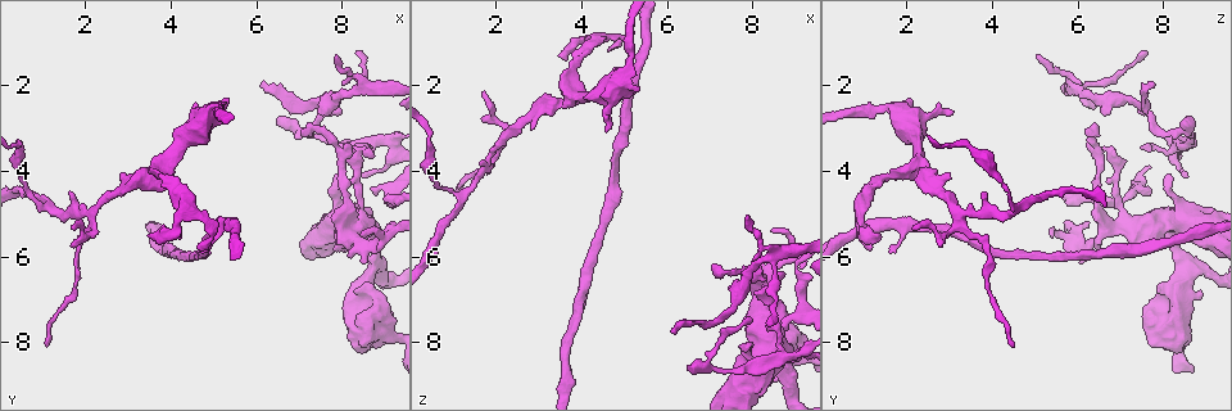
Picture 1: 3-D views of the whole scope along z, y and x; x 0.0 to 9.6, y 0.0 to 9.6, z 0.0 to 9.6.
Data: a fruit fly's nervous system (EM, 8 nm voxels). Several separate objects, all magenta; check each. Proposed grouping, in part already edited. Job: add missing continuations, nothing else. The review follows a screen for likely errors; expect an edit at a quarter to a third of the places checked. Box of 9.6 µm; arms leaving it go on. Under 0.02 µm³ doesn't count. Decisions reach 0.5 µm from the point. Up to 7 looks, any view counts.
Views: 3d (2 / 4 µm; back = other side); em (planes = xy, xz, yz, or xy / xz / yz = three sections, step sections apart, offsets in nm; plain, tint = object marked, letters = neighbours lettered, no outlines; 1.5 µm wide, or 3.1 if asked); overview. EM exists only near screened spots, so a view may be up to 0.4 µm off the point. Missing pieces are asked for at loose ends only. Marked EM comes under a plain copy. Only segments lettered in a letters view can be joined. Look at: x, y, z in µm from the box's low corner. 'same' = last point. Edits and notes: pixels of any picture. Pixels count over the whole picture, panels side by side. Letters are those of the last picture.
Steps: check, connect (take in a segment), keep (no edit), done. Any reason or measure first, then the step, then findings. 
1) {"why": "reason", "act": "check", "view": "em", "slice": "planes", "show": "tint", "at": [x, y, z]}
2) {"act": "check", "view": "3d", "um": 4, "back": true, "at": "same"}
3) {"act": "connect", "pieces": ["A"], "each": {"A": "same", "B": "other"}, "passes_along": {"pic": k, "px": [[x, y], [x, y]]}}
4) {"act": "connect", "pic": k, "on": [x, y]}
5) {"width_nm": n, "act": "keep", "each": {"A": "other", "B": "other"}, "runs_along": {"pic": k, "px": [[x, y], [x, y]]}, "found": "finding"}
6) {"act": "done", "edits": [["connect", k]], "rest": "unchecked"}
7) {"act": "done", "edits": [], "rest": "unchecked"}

{"why": "free end", "act": "check", "view": "3d", "um": 2, "at": [6.20, 2.00, 7.80]}

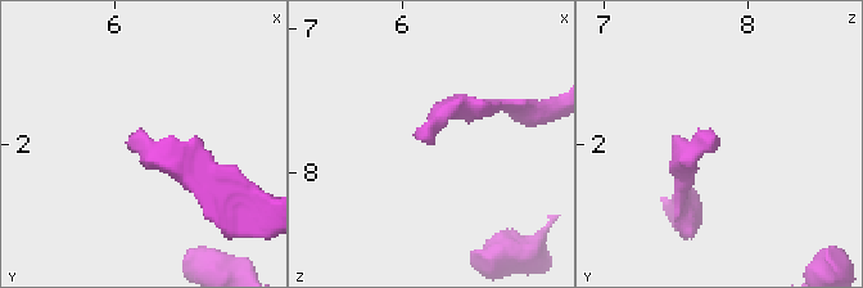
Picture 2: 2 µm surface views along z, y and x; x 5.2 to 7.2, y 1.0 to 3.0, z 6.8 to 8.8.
{"why": "shape alone is not enough", "act": "check", "view": "em", "slice": "xz", "step": 8, "show": "letters", "at": [6.18, 1.96, 7.80]}

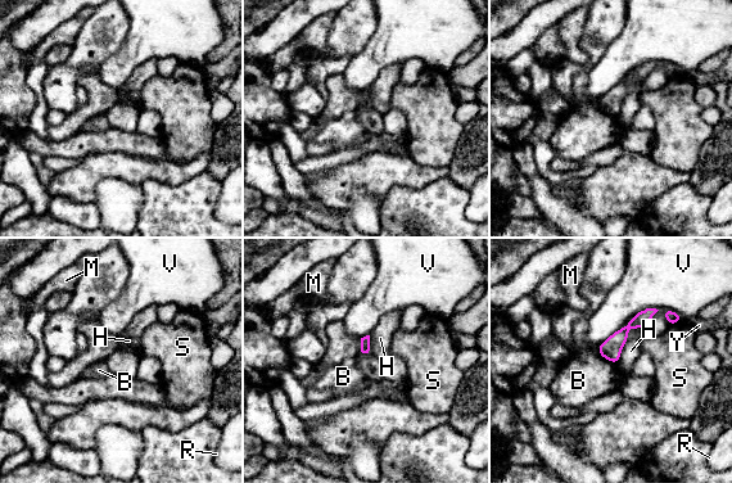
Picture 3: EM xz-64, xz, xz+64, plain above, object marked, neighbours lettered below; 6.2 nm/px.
{"longest_contact_nm": ["V", 440], "act": "keep", "each": {"B": "other", "H": "other", "M": "other", "R": "other", "S": "other", "V": "other", "Y": "other"}, "runs_along": {"pic": 3, "px": [[651, 311], [632, 323], [601, 351]]}, "found": "none of them fits"}

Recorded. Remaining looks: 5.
{"why": "free end", "act": "check", "view": "em", "slice": "xz", "step": 4, "show": "letters", "at": [8.85, 4.55, 7.65]}

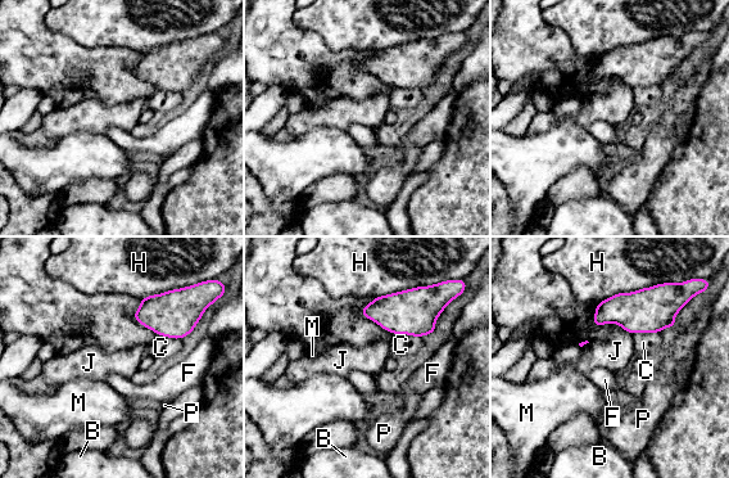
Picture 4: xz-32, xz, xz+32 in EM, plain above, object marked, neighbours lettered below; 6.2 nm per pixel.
{"act": "check", "view": "em", "slice": "planes", "show": "letters", "at": "same"}

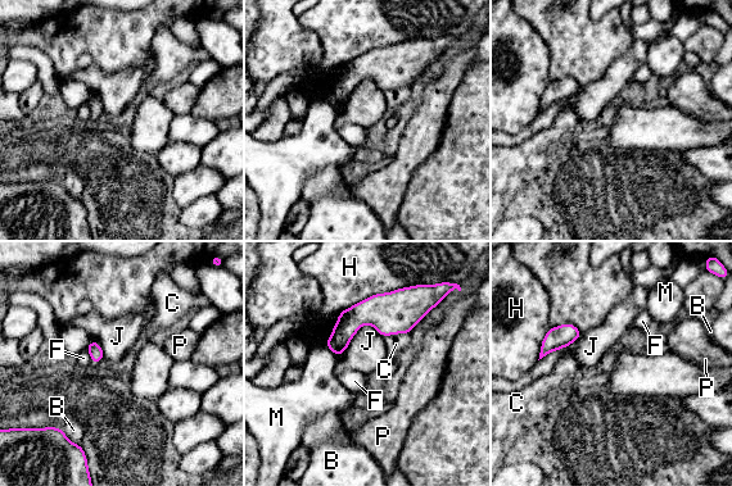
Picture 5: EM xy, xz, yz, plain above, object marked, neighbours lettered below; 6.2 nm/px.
{"act": "keep", "each": {"B": "other", "C": "other", "F": "other", "H": "other", "J": "other", "M": "other", "P": "other"}, "border": {"pic": 5, "px": [[383, 336], [364, 325], [338, 357]]}, "found": "no lettered segment goes on from it"}

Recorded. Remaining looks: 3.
{"why": "tapers out", "act": "check", "view": "3d", "um": 2, "at": [7.90, 1.30, 4.95]}

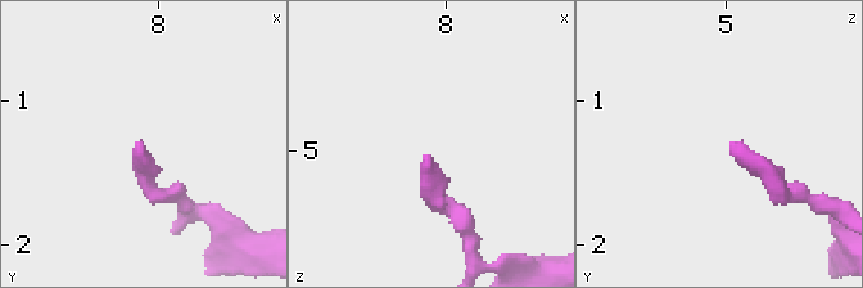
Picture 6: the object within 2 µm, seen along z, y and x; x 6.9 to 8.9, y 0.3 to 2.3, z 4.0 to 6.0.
{"act": "check", "view": "em", "slice": "yz", "step": 8, "show": "letters", "at": [7.88, 1.32, 5.04]}

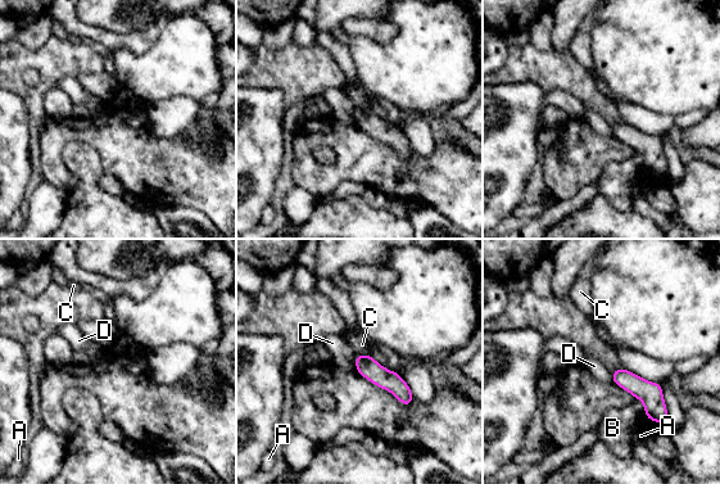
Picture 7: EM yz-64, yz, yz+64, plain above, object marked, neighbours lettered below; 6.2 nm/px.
{"act": "check", "view": "em", "slice": "planes", "show": "letters", "at": "same"}

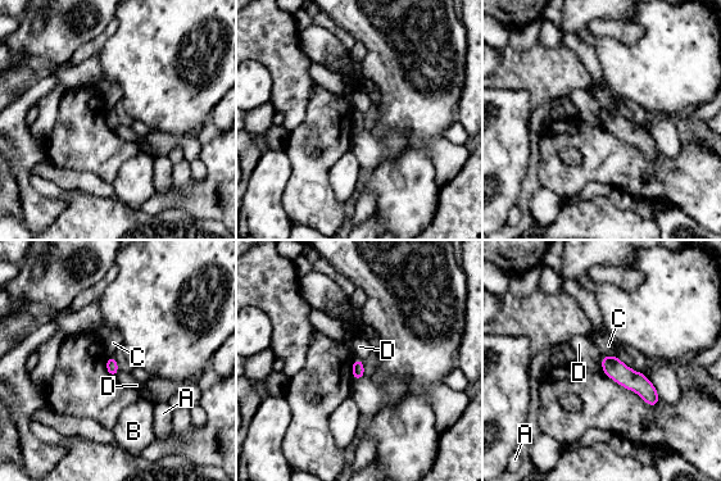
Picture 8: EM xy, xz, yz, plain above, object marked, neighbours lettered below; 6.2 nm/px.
{"width_nm": 80, "act": "keep", "each": {"A": "other", "B": "other", "C": "other", "D": "other"}, "runs_along": {"pic": 8, "px": [[604, 359], [635, 381], [654, 400]]}, "found": "no lettered segment goes on from it"}

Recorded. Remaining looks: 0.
{"act": "done", "edits": [], "rest": "unchecked"}

